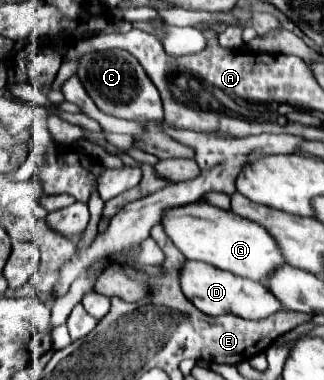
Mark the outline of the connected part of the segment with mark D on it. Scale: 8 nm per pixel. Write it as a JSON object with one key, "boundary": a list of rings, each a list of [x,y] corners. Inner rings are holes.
{"boundary":[[[187,260],[179,270],[179,280],[181,280],[181,290],[189,298],[189,302],[193,302],[199,310],[203,310],[205,314],[211,314],[211,316],[237,314],[241,318],[259,320],[259,318],[271,316],[273,312],[283,308],[279,304],[279,300],[267,290],[265,284],[247,280],[247,278],[239,278],[231,272],[219,270],[215,266],[207,266],[203,262]]]}

